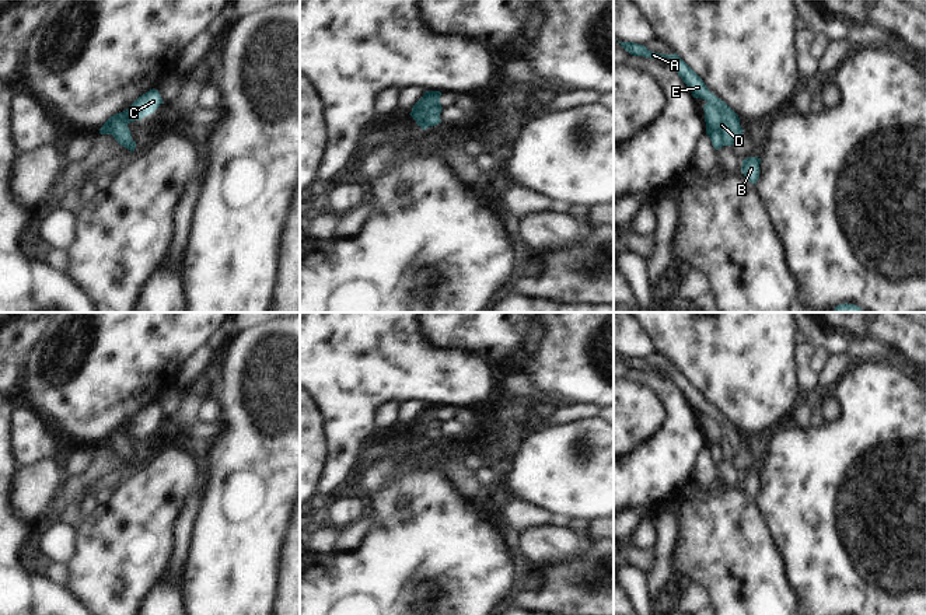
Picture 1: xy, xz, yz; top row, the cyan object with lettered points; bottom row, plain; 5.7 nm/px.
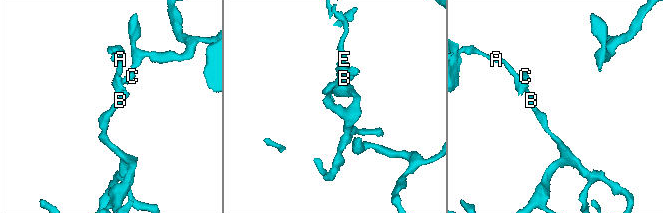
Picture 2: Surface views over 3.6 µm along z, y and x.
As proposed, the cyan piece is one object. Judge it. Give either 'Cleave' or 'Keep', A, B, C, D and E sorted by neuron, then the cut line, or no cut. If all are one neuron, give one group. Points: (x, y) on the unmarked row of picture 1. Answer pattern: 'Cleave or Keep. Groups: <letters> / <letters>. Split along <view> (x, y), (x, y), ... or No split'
Keep. Groups: A B C D E. No split

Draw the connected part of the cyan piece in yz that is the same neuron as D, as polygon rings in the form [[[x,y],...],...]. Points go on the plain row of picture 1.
[[[619,356],[621,360],[633,370],[643,370],[650,373],[667,371],[686,398],[693,412],[702,412],[706,415],[705,436],[706,448],[710,451],[716,464],[723,459],[733,459],[742,448],[738,429],[720,412],[709,405],[703,394],[677,368],[663,368],[649,364],[644,359],[635,356]]]

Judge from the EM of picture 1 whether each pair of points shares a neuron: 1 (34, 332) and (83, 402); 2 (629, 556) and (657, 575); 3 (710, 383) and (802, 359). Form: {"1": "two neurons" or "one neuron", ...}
{"1": "two neurons", "2": "two neurons", "3": "two neurons"}

